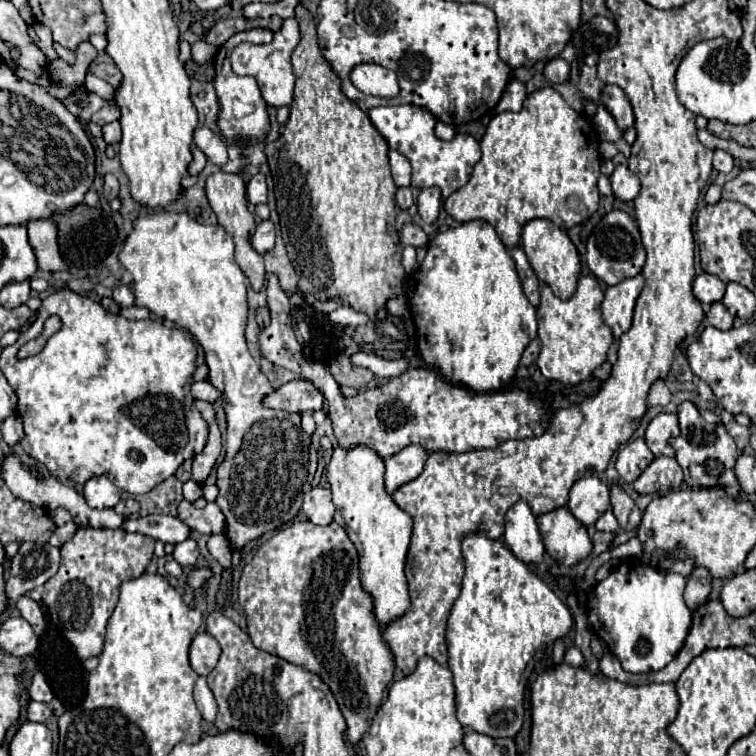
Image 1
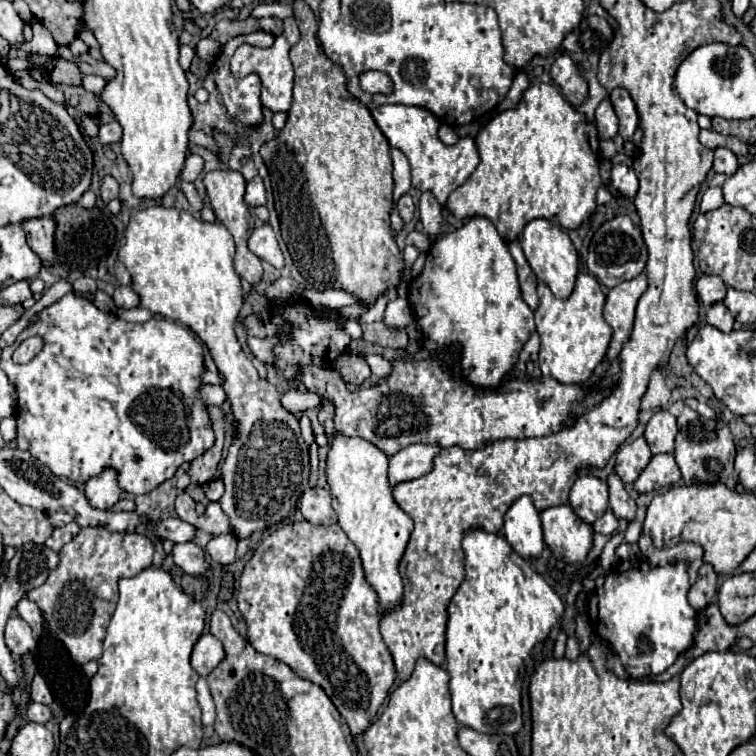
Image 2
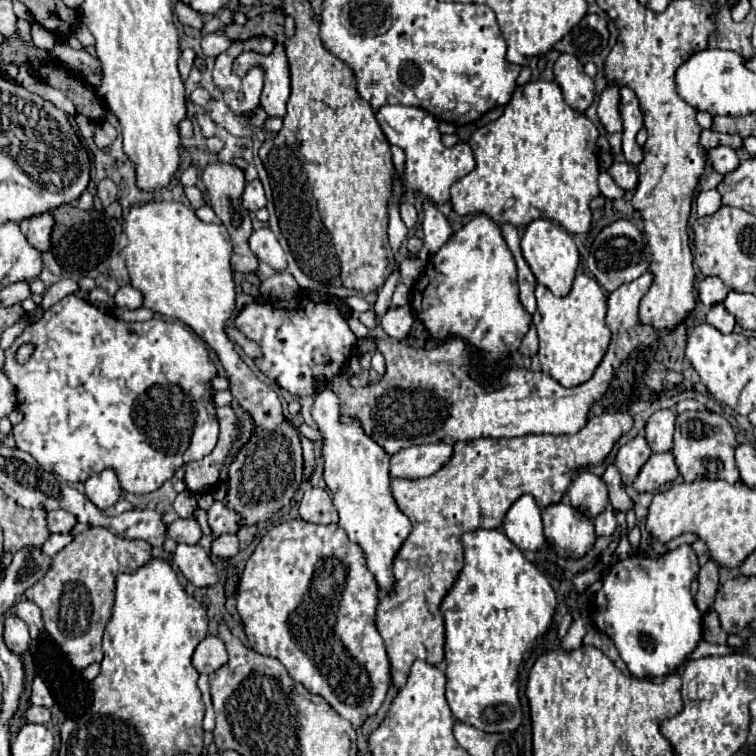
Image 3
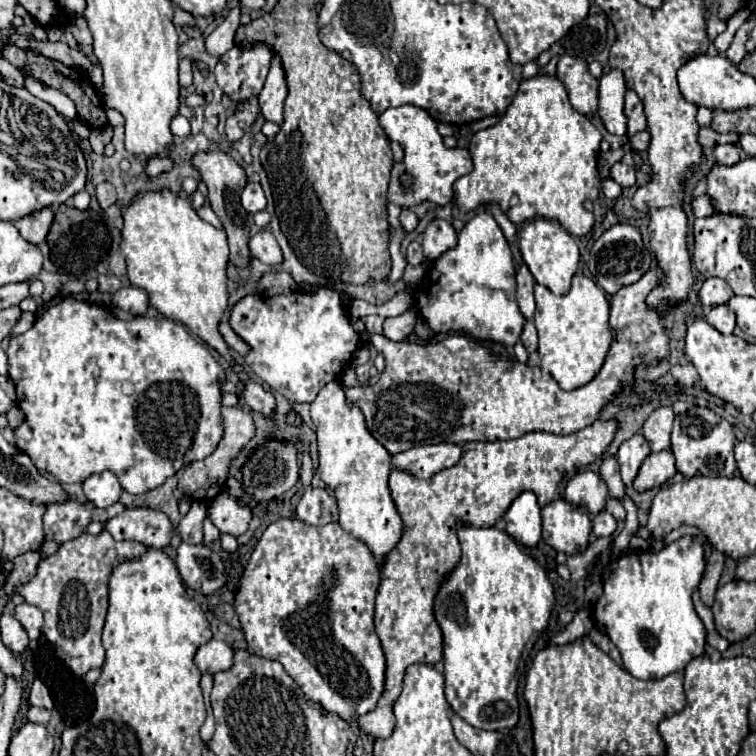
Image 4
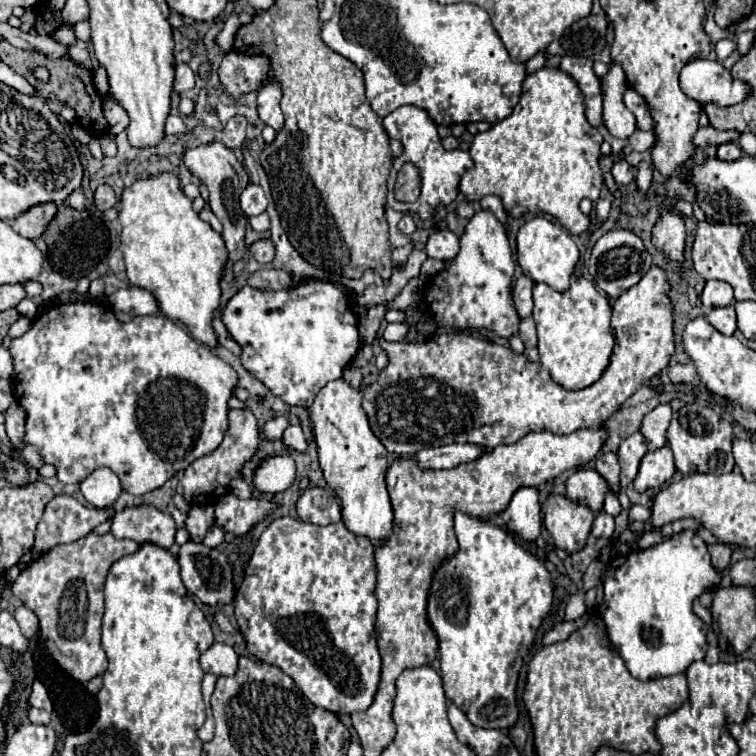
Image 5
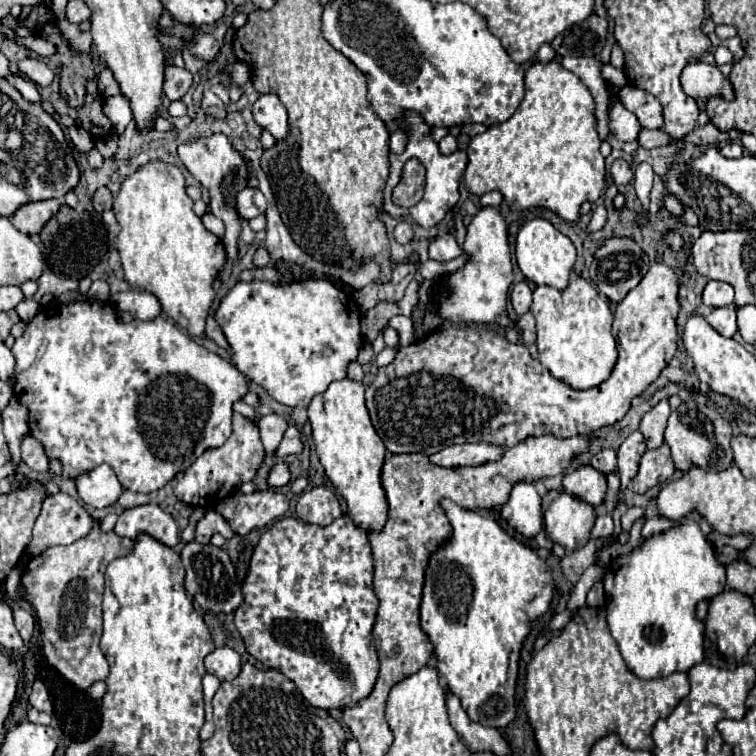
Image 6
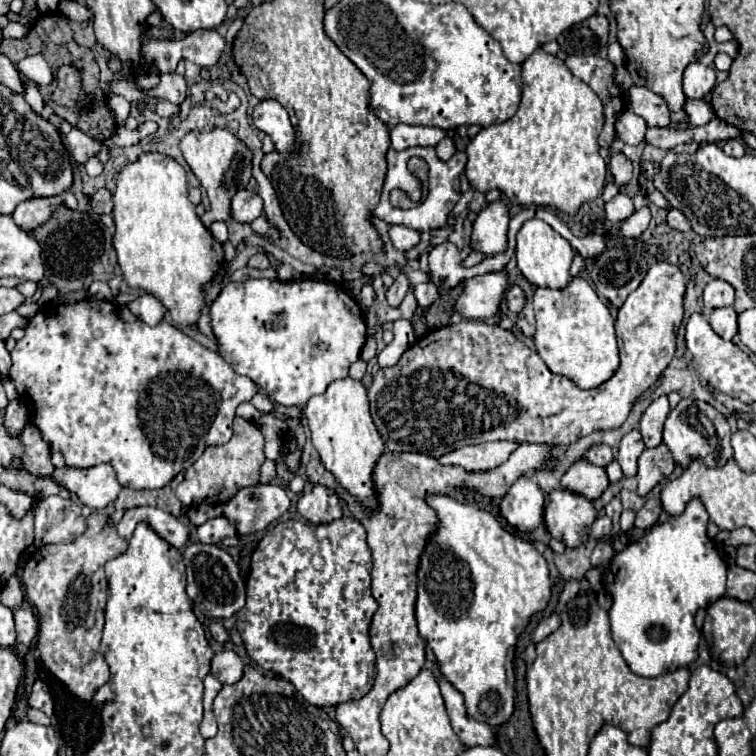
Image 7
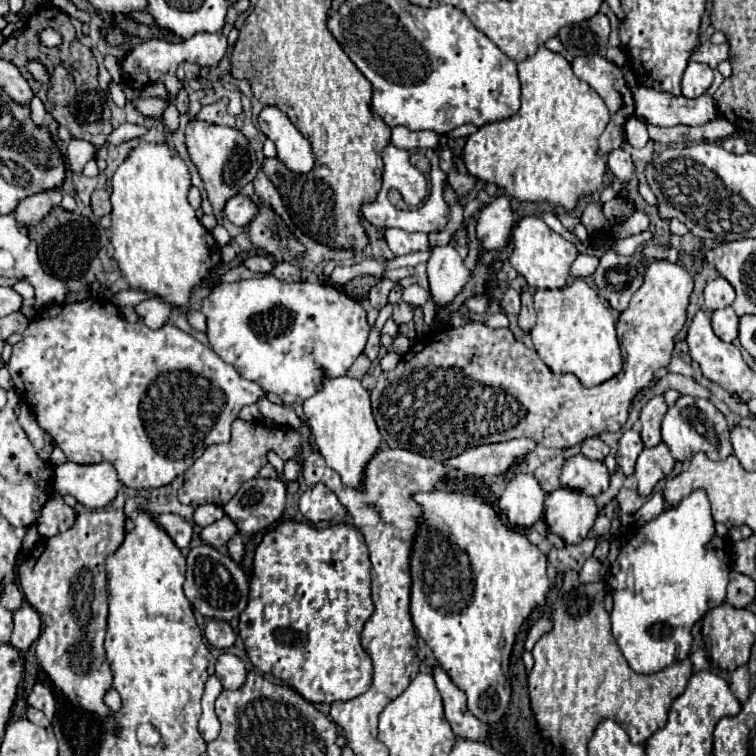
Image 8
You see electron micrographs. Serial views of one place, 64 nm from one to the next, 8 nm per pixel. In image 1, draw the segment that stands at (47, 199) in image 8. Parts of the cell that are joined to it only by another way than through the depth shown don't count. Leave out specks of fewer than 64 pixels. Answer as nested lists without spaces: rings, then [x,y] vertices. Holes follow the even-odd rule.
[[[30,220],[26,224],[26,230],[28,230],[28,242],[32,244],[34,254],[38,258],[38,266],[44,272],[66,270],[66,264],[58,252],[56,224],[52,220]]]

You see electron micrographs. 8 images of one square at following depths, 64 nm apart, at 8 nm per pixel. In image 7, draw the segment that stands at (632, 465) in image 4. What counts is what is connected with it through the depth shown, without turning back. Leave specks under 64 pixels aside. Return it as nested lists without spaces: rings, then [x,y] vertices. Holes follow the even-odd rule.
[[[634,428],[634,430],[630,430],[624,438],[622,438],[622,442],[620,442],[620,452],[618,452],[618,462],[620,462],[620,466],[622,466],[622,472],[624,472],[624,476],[634,476],[636,474],[636,460],[638,460],[638,456],[644,452],[644,442],[642,442],[642,436],[640,436],[640,432]]]

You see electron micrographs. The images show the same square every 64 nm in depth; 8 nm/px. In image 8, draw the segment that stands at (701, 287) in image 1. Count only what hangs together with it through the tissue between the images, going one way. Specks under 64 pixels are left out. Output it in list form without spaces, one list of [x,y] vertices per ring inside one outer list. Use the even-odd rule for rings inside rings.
[[[718,276],[706,284],[704,302],[706,302],[706,308],[712,312],[718,308],[726,308],[734,302],[734,288],[728,284],[728,280]]]

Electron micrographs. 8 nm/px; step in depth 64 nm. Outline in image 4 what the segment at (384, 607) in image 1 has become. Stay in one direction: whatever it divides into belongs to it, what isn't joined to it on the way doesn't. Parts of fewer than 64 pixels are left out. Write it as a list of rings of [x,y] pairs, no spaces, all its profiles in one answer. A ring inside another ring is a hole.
[[[340,380],[326,384],[310,404],[310,416],[318,434],[318,472],[328,488],[334,490],[340,512],[340,526],[362,540],[378,562],[396,546],[402,536],[402,518],[388,490],[392,470],[390,452],[368,432],[360,408],[350,406]]]

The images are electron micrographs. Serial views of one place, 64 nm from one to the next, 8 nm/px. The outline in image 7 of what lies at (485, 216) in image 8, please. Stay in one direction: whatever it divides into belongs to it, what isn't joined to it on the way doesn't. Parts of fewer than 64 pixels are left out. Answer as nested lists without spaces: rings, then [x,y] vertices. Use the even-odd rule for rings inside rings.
[[[502,200],[490,202],[480,210],[474,228],[472,228],[472,250],[494,256],[506,250],[506,232],[508,232],[508,206]]]

